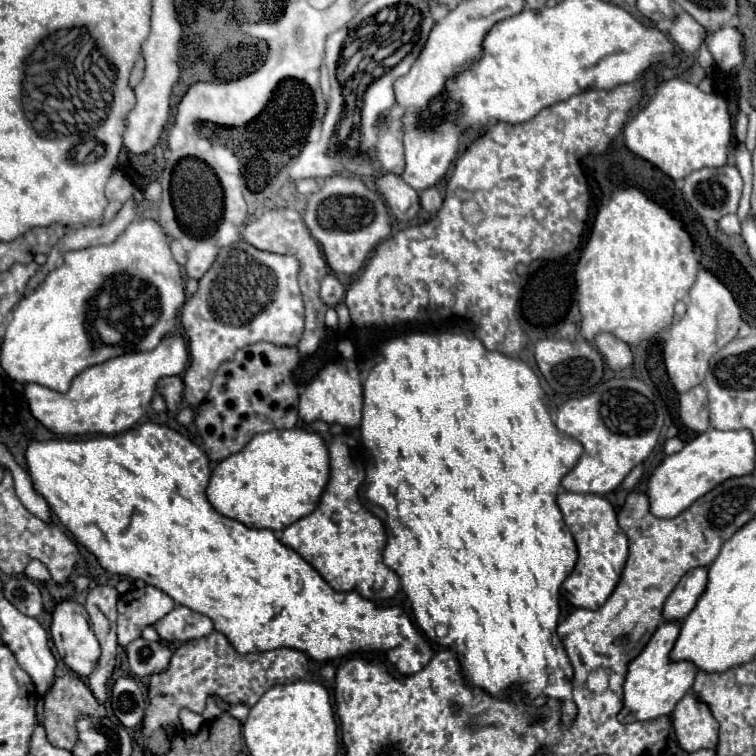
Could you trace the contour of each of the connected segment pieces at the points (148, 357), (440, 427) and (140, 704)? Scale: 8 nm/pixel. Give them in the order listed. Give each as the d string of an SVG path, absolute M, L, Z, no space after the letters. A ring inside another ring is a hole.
M170 334L160 340L154 350L132 352L106 360L80 372L70 390L60 394L40 384L26 384L26 400L36 420L44 422L56 434L120 434L134 426L148 410L158 380L164 376L182 376L188 364L188 346L182 334Z
M450 332L404 334L404 336L396 336L396 340L388 340L386 344L382 344L380 352L384 360L372 368L372 372L368 374L364 382L364 414L360 422L360 434L362 434L361 442L364 442L362 445L366 451L365 472L369 467L372 467L372 472L366 474L366 482L360 488L360 500L386 526L388 544L384 548L384 564L400 576L401 589L412 604L412 612L418 628L432 642L446 646L456 654L462 666L464 682L468 686L480 688L494 698L508 698L510 690L516 688L518 692L526 696L524 704L528 706L544 706L548 700L554 698L562 706L560 724L568 728L572 720L576 718L576 704L572 700L574 670L556 634L556 628L560 618L560 604L558 604L560 586L568 578L572 568L576 566L578 550L570 530L566 530L562 512L556 504L556 496L560 490L560 480L574 468L584 448L578 440L564 436L554 426L550 409L548 412L548 403L568 402L570 396L555 393L548 385L546 388L542 387L542 383L545 382L543 377L539 373L534 374L526 362L514 360L500 352L490 352L482 346L480 340L466 338L464 334L450 334ZM438 624L444 624L448 628L448 634L444 638L438 638L434 632Z
M118 678L112 686L112 708L116 718L126 726L134 728L144 718L144 694L132 678Z

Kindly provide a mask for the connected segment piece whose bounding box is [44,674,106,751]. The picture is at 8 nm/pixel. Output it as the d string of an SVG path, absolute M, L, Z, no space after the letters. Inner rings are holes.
M66 674L62 678L56 678L52 690L44 698L44 728L46 728L46 738L55 747L71 751L76 744L76 718L78 716L106 716L104 706L92 696L90 688L82 682L80 676L76 674Z

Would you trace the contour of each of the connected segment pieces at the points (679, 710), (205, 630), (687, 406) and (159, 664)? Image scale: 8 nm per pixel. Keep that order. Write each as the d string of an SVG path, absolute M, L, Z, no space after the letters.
M692 690L672 710L672 726L678 746L686 752L716 748L718 744L718 722L708 704Z
M176 606L164 618L154 624L158 636L166 642L188 642L194 638L208 636L214 626L212 620L204 614L198 614L186 606Z
M696 386L680 396L680 420L694 432L706 432L710 428L704 386Z
M138 638L126 646L126 656L132 674L152 676L168 666L172 652L162 642L148 642L144 638Z

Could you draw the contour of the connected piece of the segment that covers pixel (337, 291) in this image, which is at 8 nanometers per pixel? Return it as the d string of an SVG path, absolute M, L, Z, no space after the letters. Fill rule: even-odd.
M330 274L330 276L326 276L322 280L320 296L328 306L336 306L338 302L342 302L344 300L344 292L346 292L346 288L342 286L342 282L334 274Z

